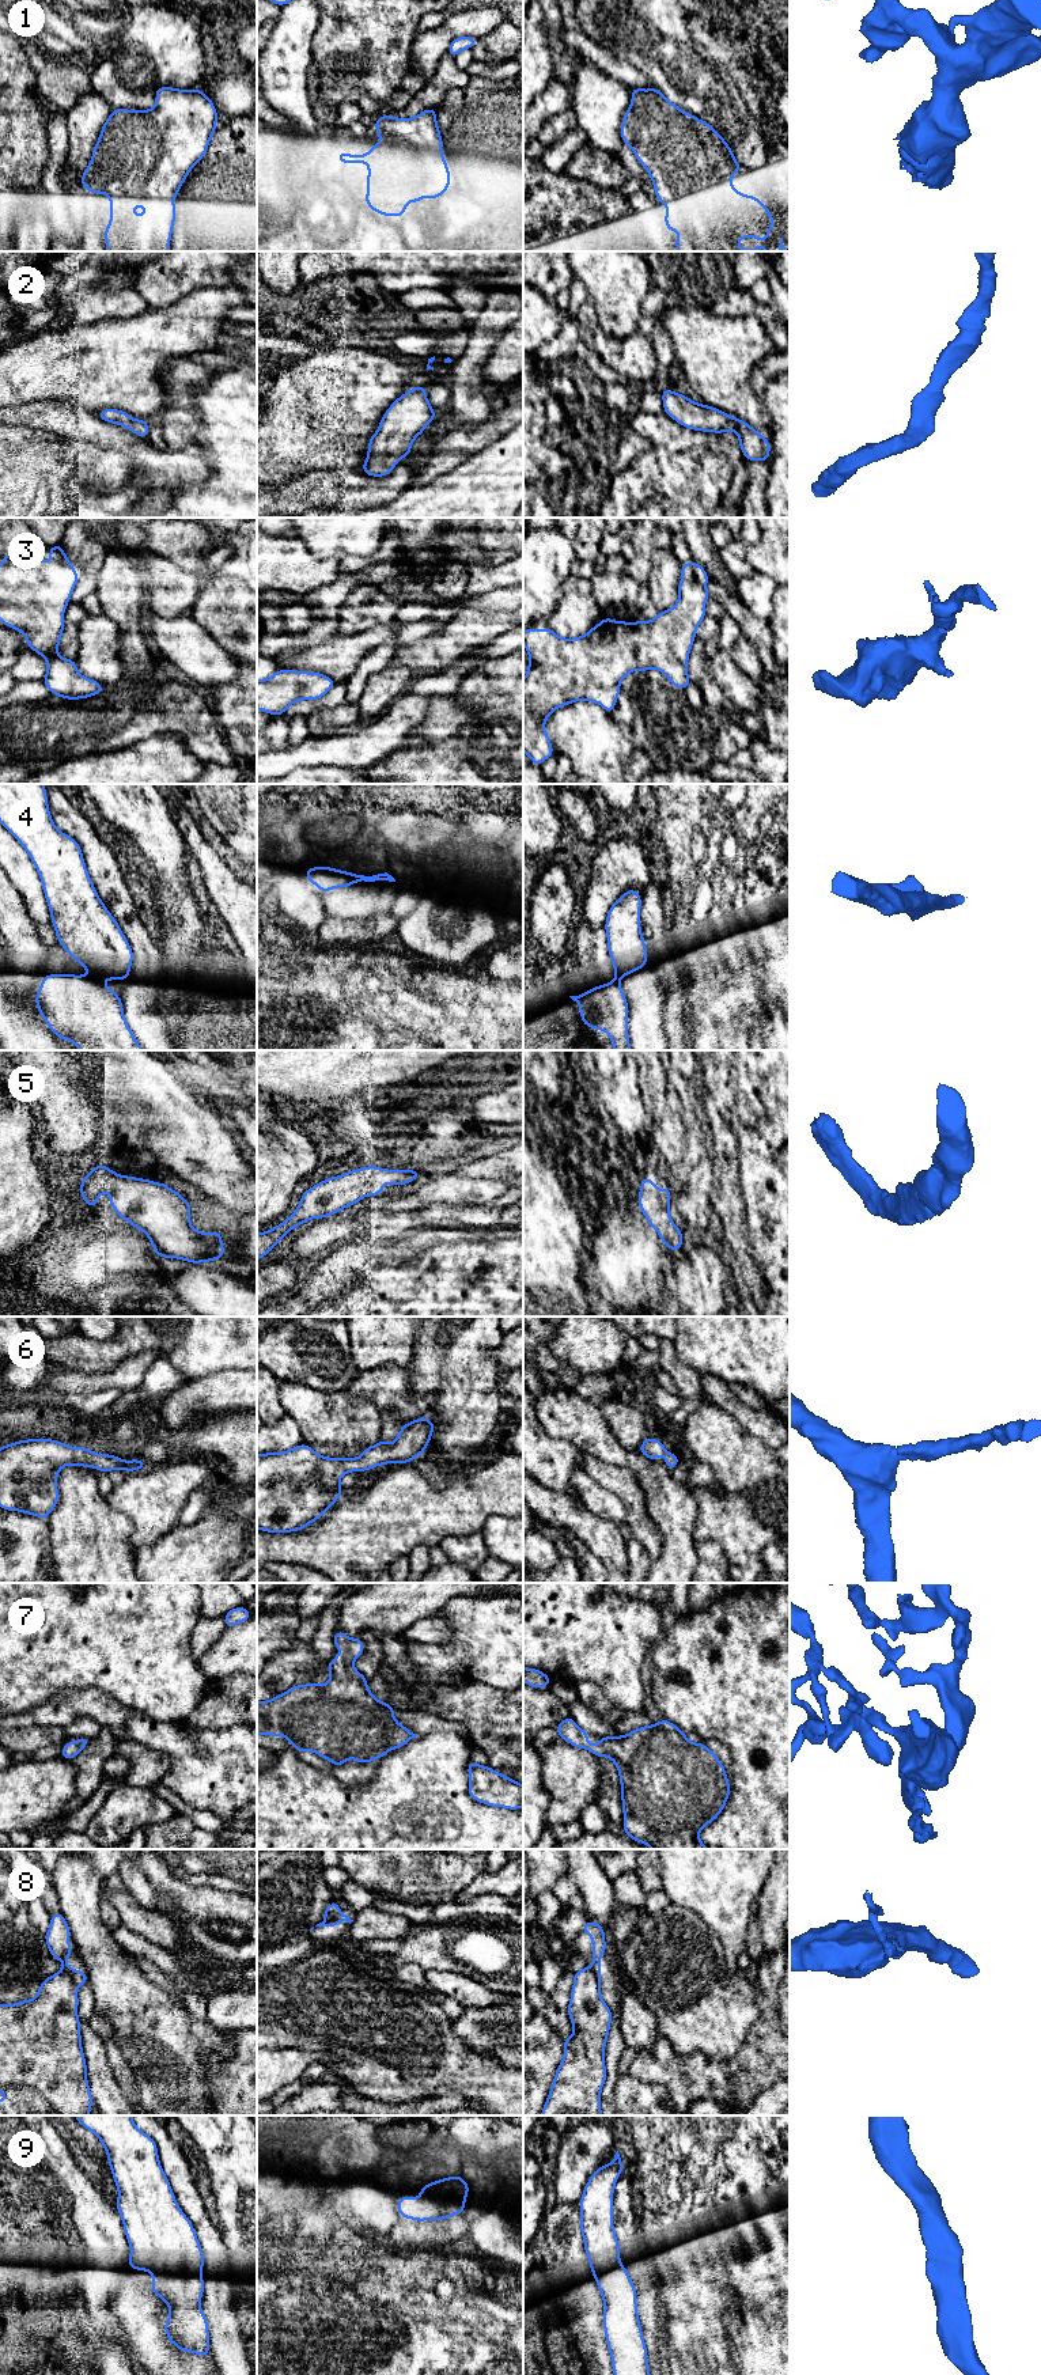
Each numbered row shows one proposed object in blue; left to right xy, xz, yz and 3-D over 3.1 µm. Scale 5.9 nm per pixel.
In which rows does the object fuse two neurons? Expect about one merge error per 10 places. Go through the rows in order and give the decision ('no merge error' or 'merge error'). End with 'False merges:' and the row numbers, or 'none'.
1: no merge error
2: no merge error
3: no merge error
4: merge error
5: no merge error
6: no merge error
7: no merge error
8: merge error
9: no merge error
False merges: 4, 8

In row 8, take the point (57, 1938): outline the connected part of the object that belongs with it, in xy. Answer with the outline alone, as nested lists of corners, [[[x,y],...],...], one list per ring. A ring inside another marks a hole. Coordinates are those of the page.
[[[58,1910],[54,1916],[50,1916],[50,1927],[43,1939],[52,1957],[63,1962],[61,1970],[69,1973],[75,1986],[79,1988],[87,1982],[88,1974],[83,1970],[71,1969],[67,1965],[68,1957],[73,1952],[73,1948],[69,1947],[69,1936],[69,1925],[67,1924],[63,1913]]]

